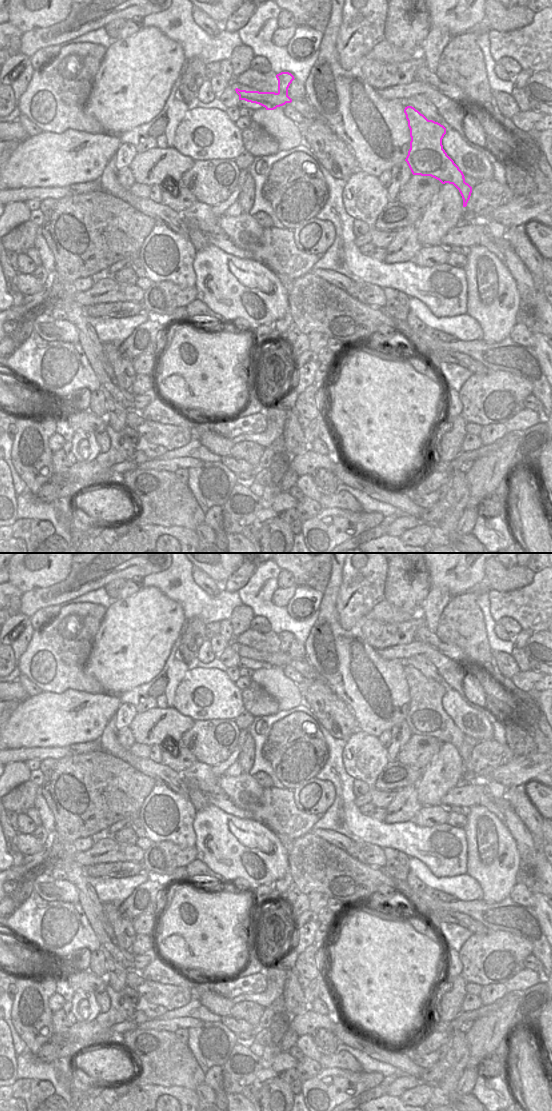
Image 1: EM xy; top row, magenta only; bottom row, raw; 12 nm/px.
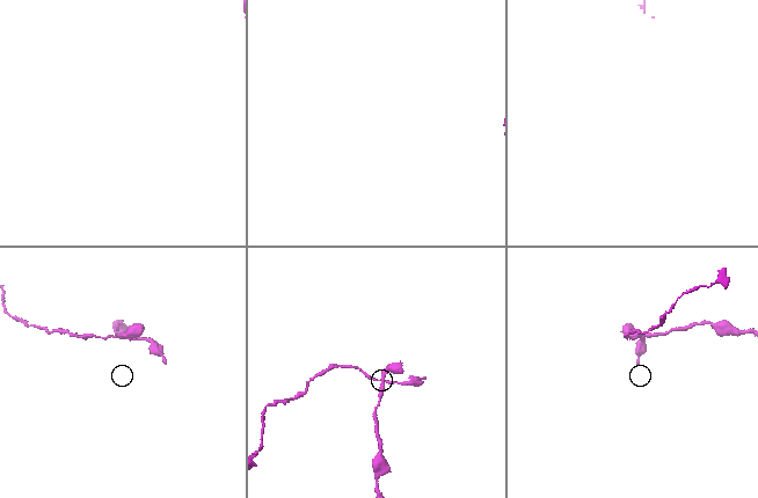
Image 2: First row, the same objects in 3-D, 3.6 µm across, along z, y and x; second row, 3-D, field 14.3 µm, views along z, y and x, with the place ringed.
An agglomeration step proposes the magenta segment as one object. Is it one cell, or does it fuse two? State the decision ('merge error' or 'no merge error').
merge error

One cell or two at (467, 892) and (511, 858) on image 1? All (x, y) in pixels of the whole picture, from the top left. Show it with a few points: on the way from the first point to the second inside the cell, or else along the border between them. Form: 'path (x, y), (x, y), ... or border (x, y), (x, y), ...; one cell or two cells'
border (466, 874), (478, 883), (483, 899); two cells

